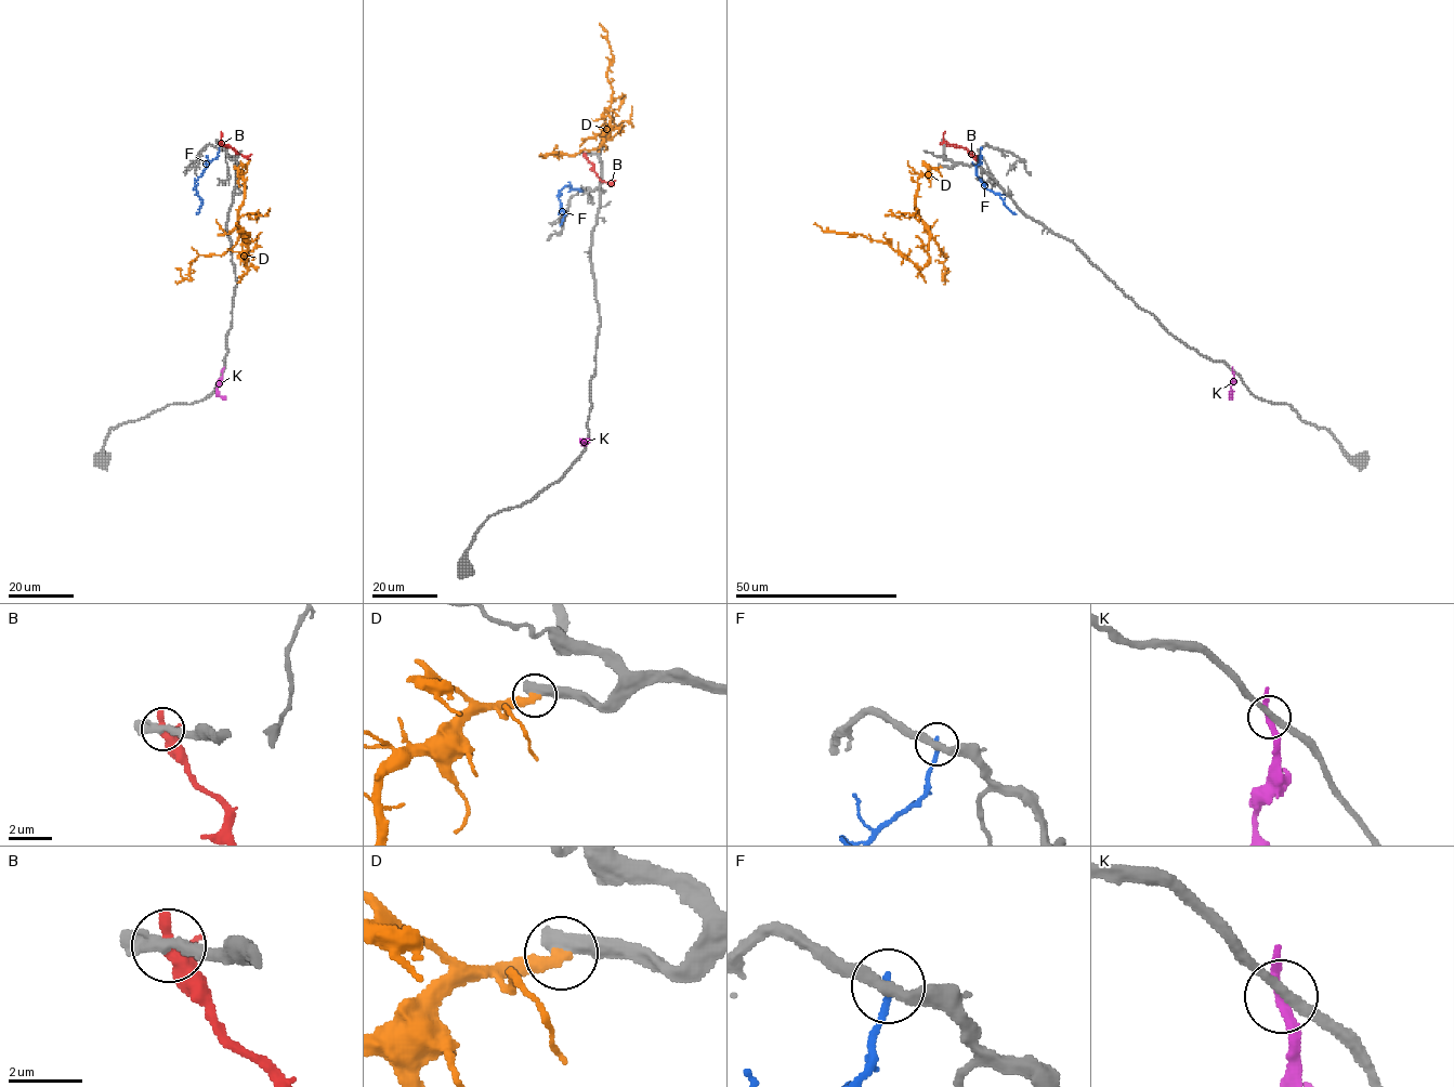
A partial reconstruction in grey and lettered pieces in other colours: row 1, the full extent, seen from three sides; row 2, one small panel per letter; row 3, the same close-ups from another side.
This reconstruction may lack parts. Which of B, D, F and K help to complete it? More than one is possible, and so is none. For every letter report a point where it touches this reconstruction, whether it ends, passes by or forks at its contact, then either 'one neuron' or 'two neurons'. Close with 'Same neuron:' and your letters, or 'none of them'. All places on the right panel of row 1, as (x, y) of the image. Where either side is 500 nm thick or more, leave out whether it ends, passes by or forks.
B: meets grey at (943, 142); it passes by; two neurons
D: meets grey at (941, 167); two neurons
F: meets grey at (981, 148); it ends there; two neurons
K: meets grey at (1233, 371); it passes by; two neurons
Same neuron: none of them

